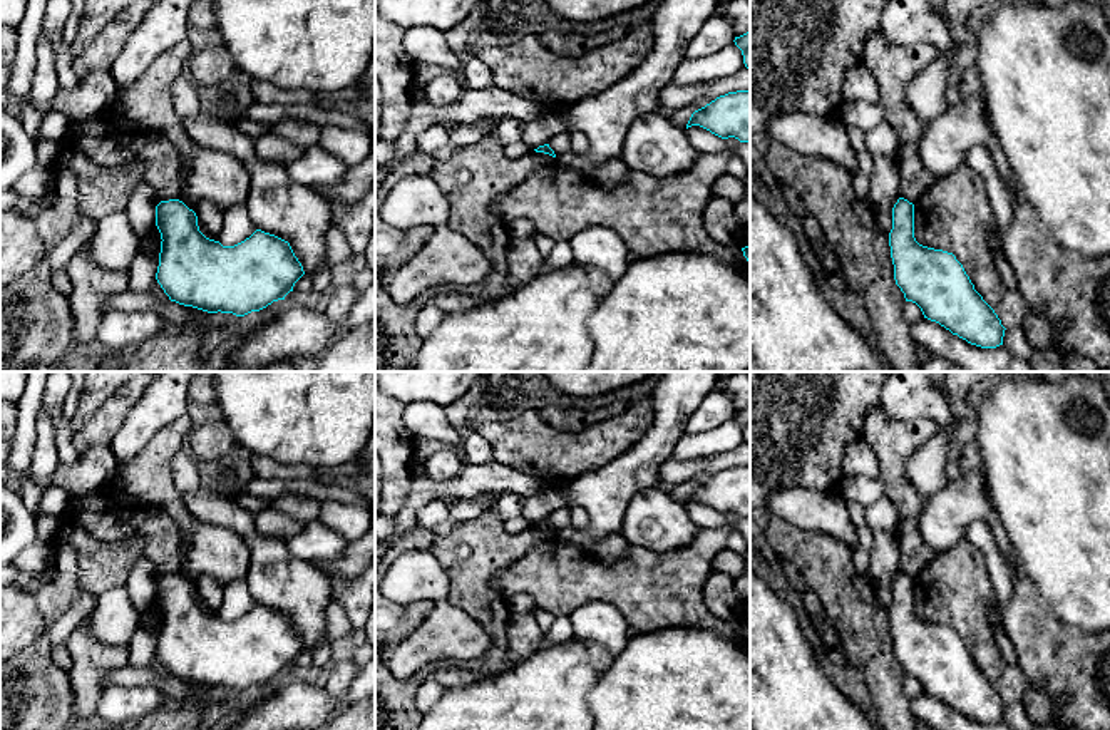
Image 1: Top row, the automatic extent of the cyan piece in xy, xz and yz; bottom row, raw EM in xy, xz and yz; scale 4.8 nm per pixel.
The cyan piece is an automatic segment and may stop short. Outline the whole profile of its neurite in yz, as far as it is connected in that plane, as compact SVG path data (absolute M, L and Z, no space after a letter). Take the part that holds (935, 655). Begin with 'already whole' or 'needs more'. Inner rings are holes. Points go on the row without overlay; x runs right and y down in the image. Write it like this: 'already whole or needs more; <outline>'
already whole; M899 573L892 583L892 604L889 608L891 633L896 660L906 676L916 678L924 693L939 698L953 710L981 723L1003 720L1005 702L994 685L974 665L963 640L953 628L922 621L914 613L914 579Z

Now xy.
already whole; M179 574L161 576L156 581L156 601L162 614L156 655L171 676L184 681L244 691L285 675L305 650L288 616L256 604L244 616L223 621L199 606L196 588Z

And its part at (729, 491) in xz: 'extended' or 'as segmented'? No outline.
as segmented

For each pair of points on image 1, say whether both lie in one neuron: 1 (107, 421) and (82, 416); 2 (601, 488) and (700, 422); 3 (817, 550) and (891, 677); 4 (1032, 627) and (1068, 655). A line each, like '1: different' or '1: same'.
1: different
2: different
3: same
4: same

